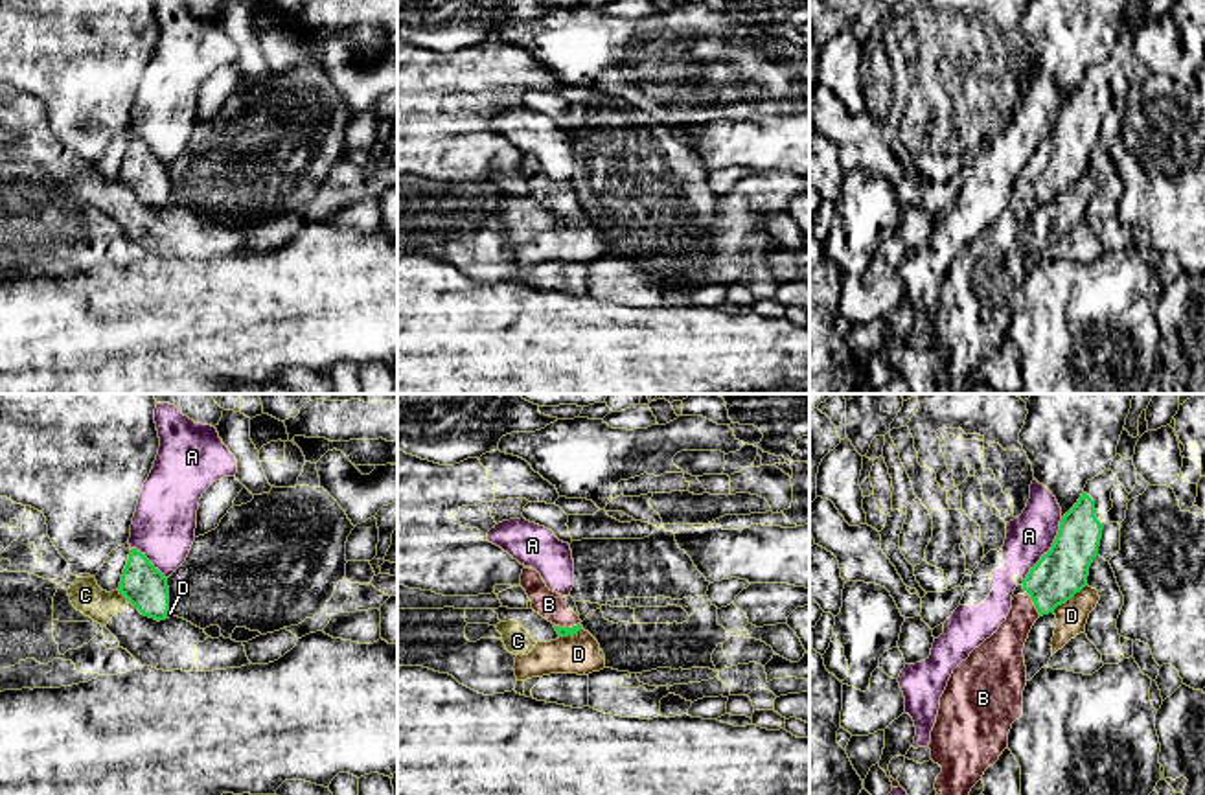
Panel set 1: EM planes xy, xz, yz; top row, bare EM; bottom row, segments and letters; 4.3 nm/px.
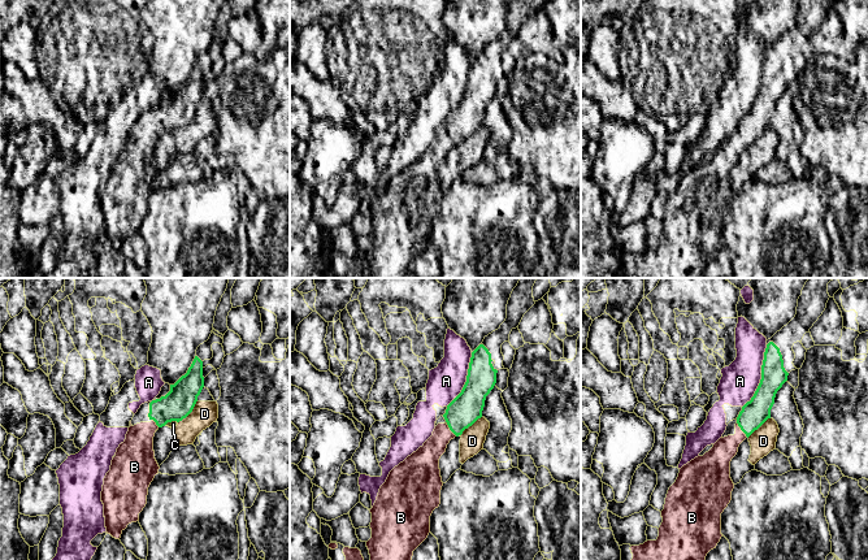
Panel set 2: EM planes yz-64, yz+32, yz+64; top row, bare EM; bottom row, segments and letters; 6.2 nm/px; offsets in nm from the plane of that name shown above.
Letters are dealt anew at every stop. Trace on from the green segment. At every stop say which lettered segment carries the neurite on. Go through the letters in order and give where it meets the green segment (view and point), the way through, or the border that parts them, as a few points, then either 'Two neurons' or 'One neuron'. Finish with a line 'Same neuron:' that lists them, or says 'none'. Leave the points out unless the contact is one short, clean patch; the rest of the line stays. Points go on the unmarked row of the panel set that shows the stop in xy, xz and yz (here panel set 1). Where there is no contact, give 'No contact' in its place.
A: Touches green at yz (1051, 137). Boundary: yz (1062, 105), (1053, 133), (1023, 168). Two neurons
B: Touches green at xz (567, 216). Path across: xz (563, 219), (567, 216), (549, 192). One neuron
C: Touches green at xy (124, 183). Boundary: xy (118, 177), (127, 190). Two neurons
D: Touches green at yz (1069, 186). Boundary: yz (1086, 172), (1053, 199). Two neurons
Same neuron: B

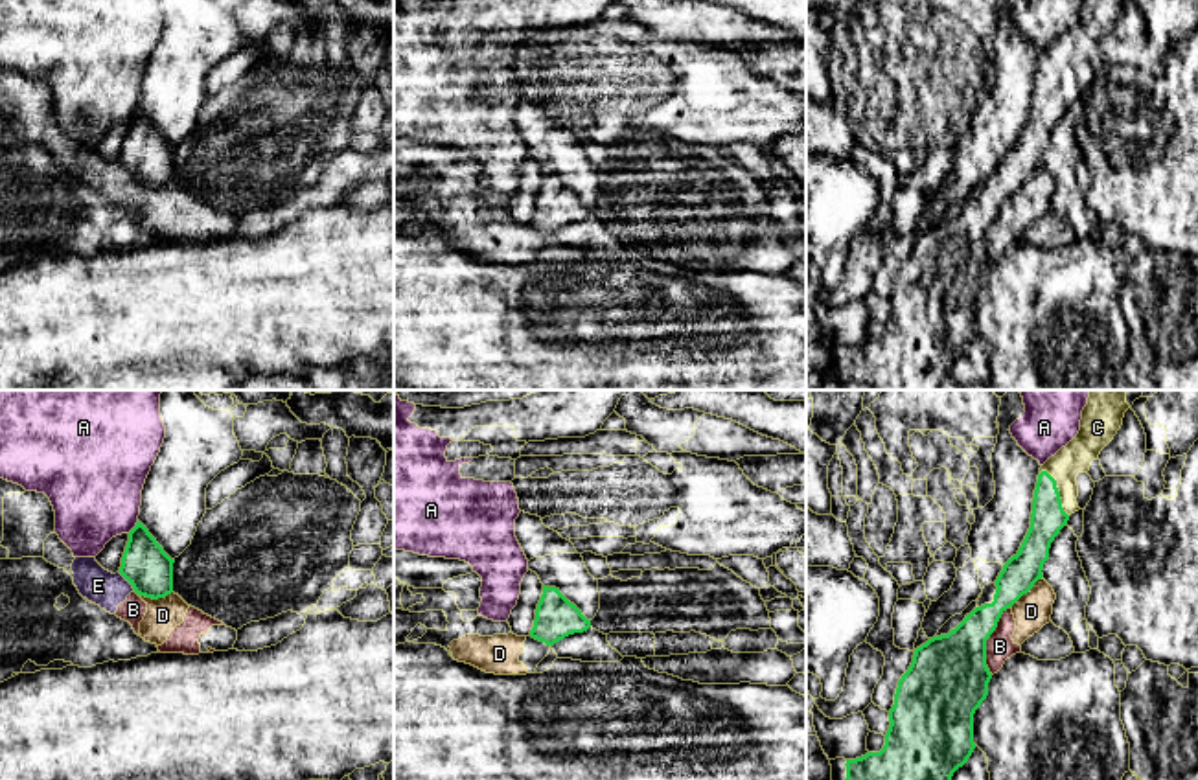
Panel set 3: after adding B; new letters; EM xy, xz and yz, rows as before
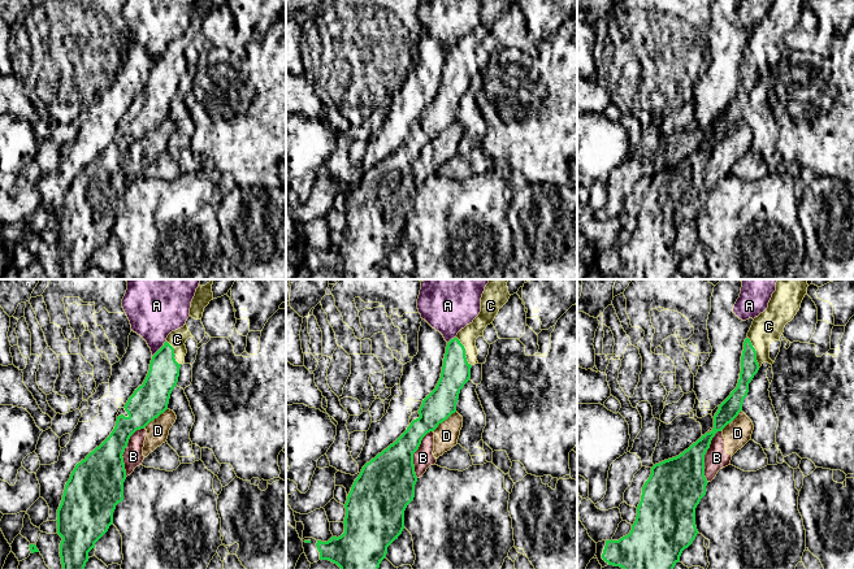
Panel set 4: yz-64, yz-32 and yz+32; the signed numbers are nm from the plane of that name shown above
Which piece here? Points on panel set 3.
A: Touches green at xy (135, 114). Boundary: xy (138, 109), (127, 120). Two neurons
B: Touches green at yz (987, 227). Boundary: yz (1009, 194), (987, 229), (987, 256), (990, 262). Two neurons
C: Touches green at yz (1059, 80). Path across: yz (1048, 105), (1059, 80), (1059, 63), (1077, 45). One neuron
D: Touches green at xy (155, 186). Boundary: xy (172, 179), (157, 186), (138, 183). Two neurons
E: Touches green at xy (127, 168). Boundary: xy (118, 160), (135, 179). Two neurons
Same neuron: C

